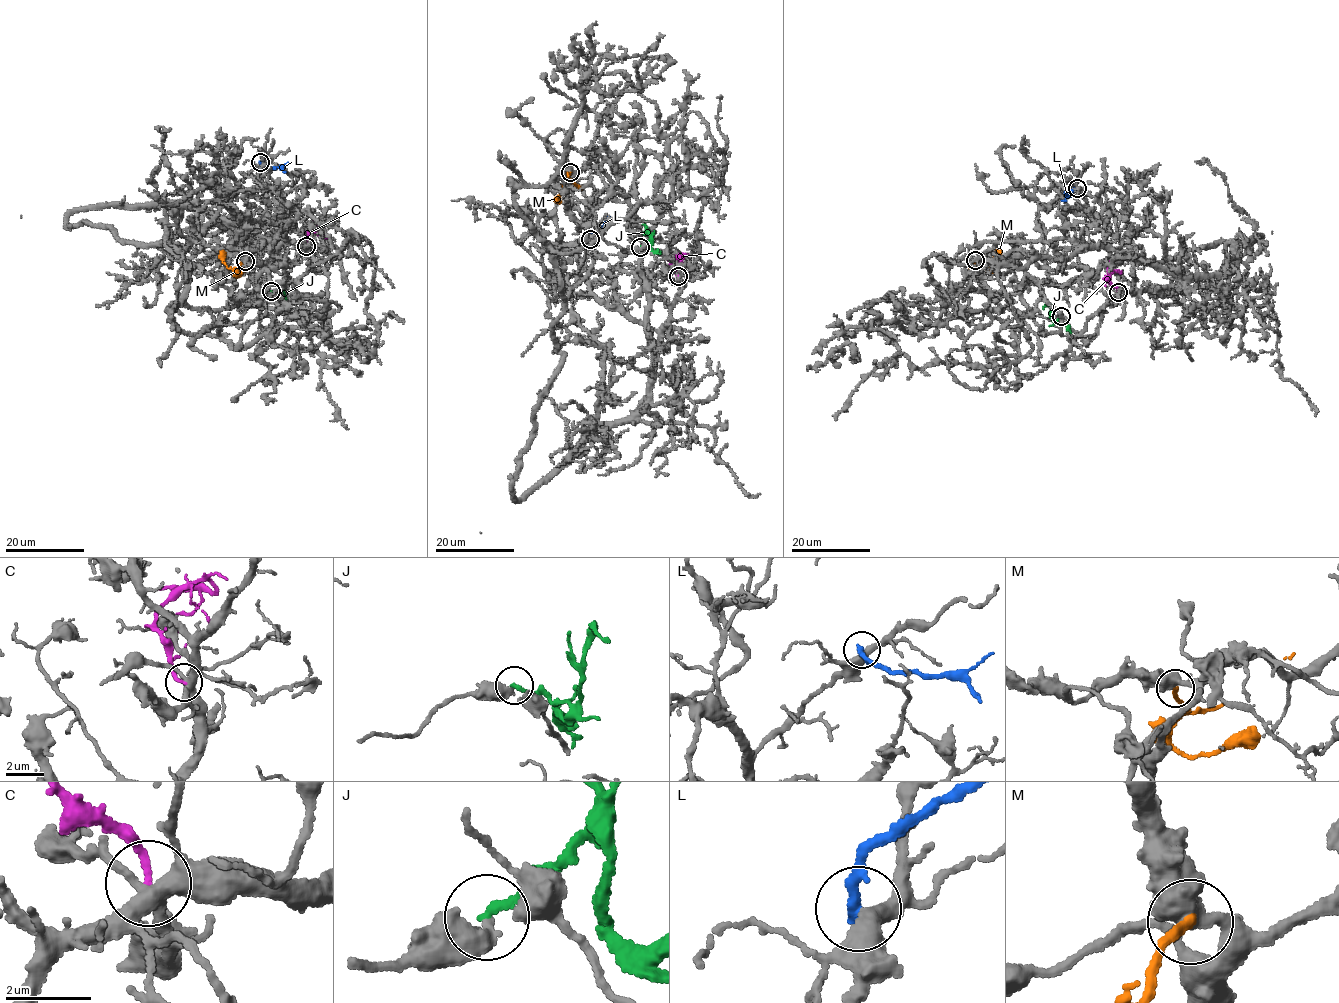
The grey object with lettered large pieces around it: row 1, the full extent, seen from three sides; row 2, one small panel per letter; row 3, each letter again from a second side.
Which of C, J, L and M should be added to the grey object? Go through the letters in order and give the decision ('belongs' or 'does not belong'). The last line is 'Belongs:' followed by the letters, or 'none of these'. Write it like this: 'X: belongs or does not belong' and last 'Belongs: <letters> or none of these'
C: does not belong
J: does not belong
L: does not belong
M: does not belong
Belongs: none of these

